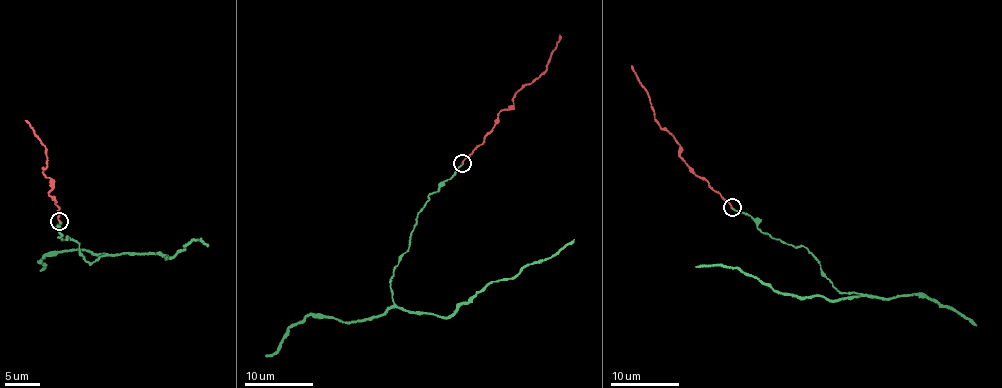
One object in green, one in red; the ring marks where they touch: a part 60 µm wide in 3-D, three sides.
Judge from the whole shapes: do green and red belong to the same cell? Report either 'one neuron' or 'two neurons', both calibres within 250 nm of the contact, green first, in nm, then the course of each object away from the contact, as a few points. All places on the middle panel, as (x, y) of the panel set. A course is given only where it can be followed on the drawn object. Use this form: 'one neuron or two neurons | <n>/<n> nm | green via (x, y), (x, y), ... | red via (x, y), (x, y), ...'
one neuron | 160/170 nm | green via (461, 164), (430, 195), (393, 272), (396, 306), (446, 318), (485, 287), (552, 257), (574, 239) | red via (462, 163), (483, 142), (502, 111), (514, 106), (516, 93), (547, 70), (559, 34)

